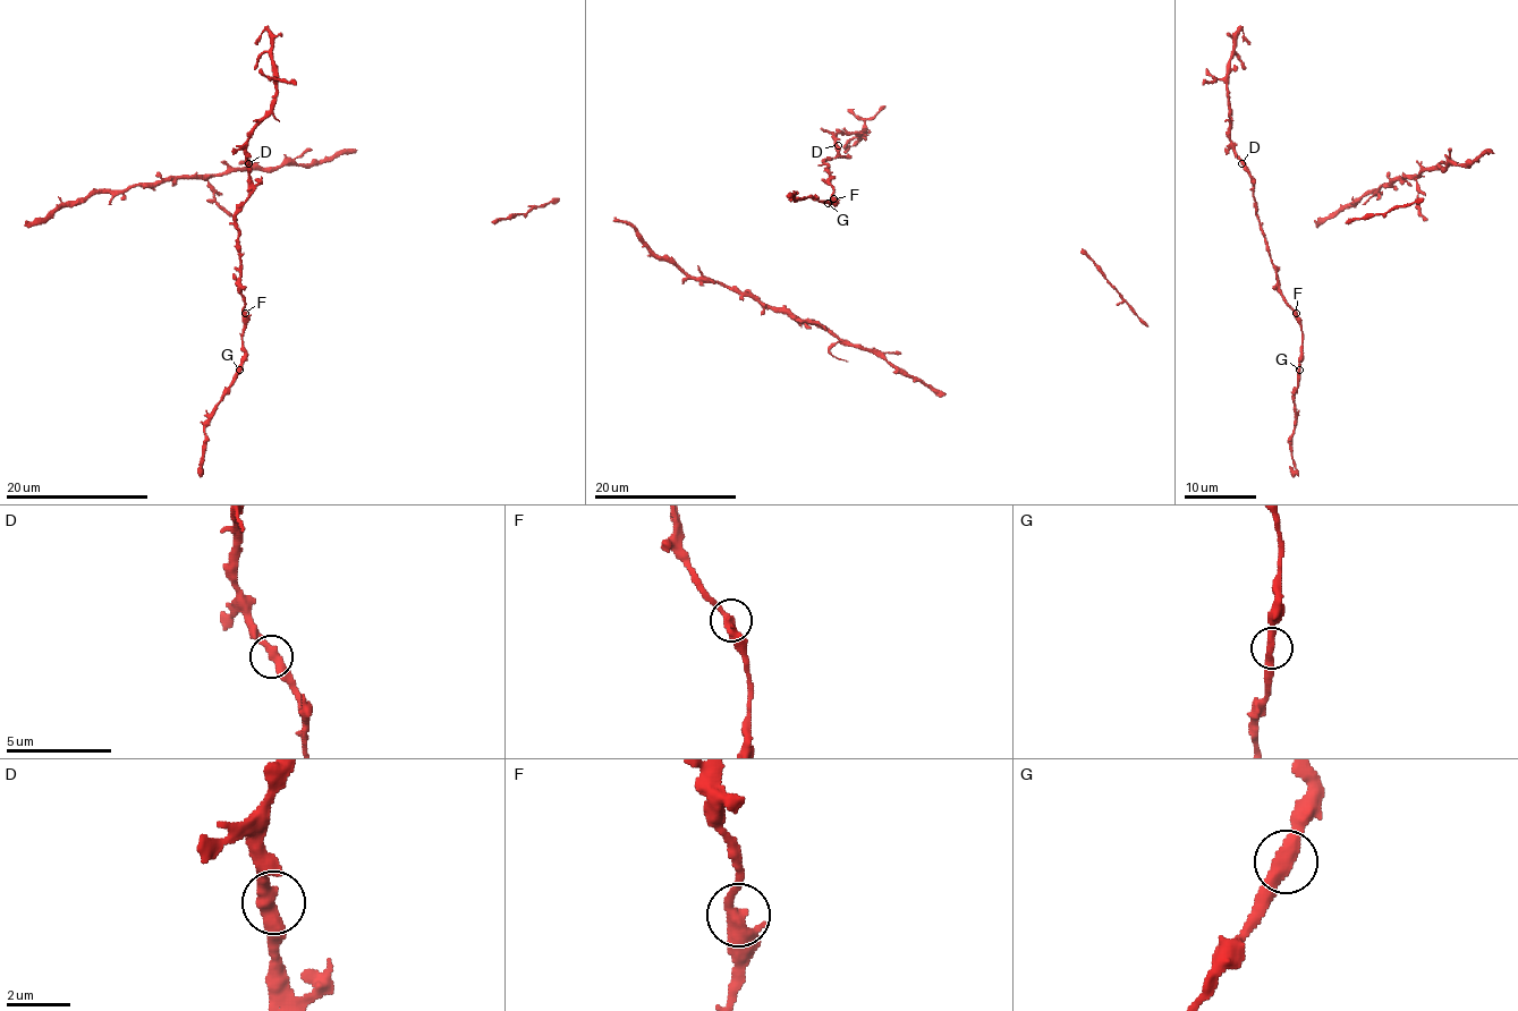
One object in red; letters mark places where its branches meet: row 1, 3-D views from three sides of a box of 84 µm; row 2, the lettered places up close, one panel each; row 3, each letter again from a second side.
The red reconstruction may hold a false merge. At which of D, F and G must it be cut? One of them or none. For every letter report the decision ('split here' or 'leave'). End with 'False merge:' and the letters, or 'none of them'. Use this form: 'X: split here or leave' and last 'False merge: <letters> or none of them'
D: leave
F: leave
G: leave
False merge: none of them

